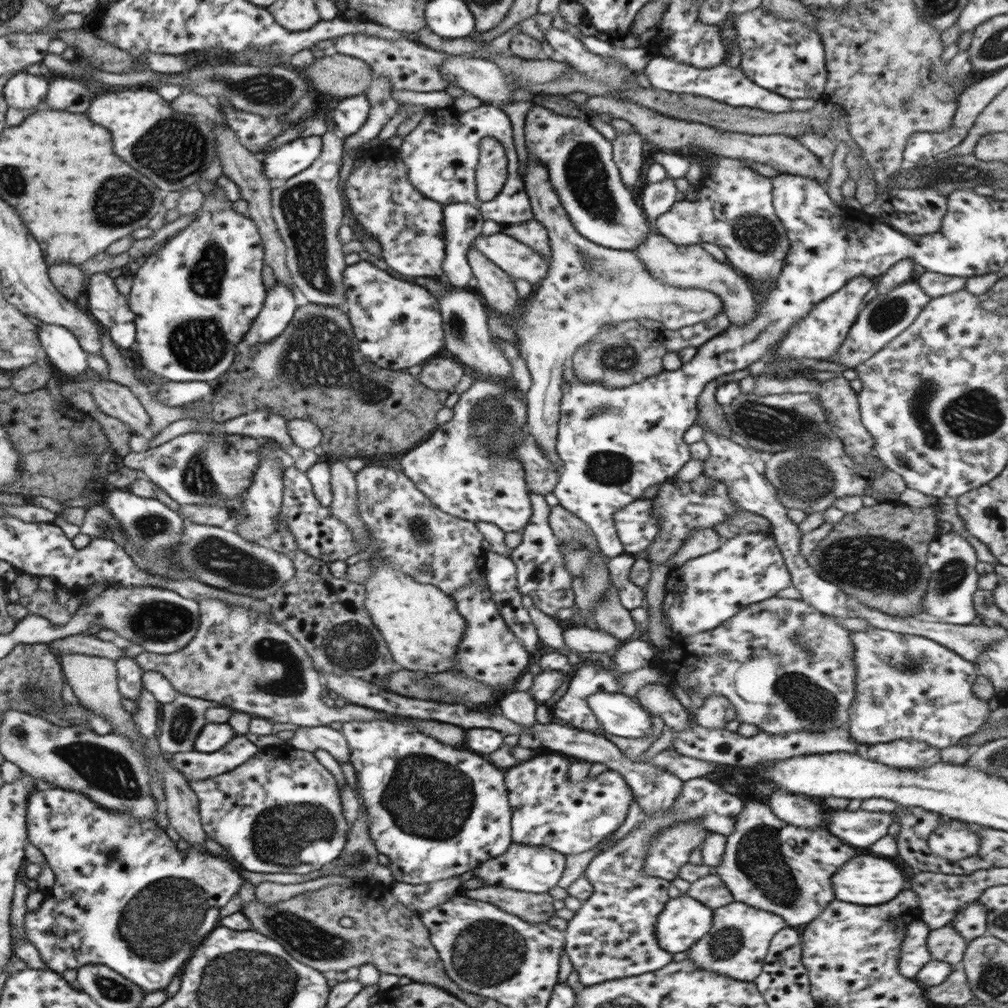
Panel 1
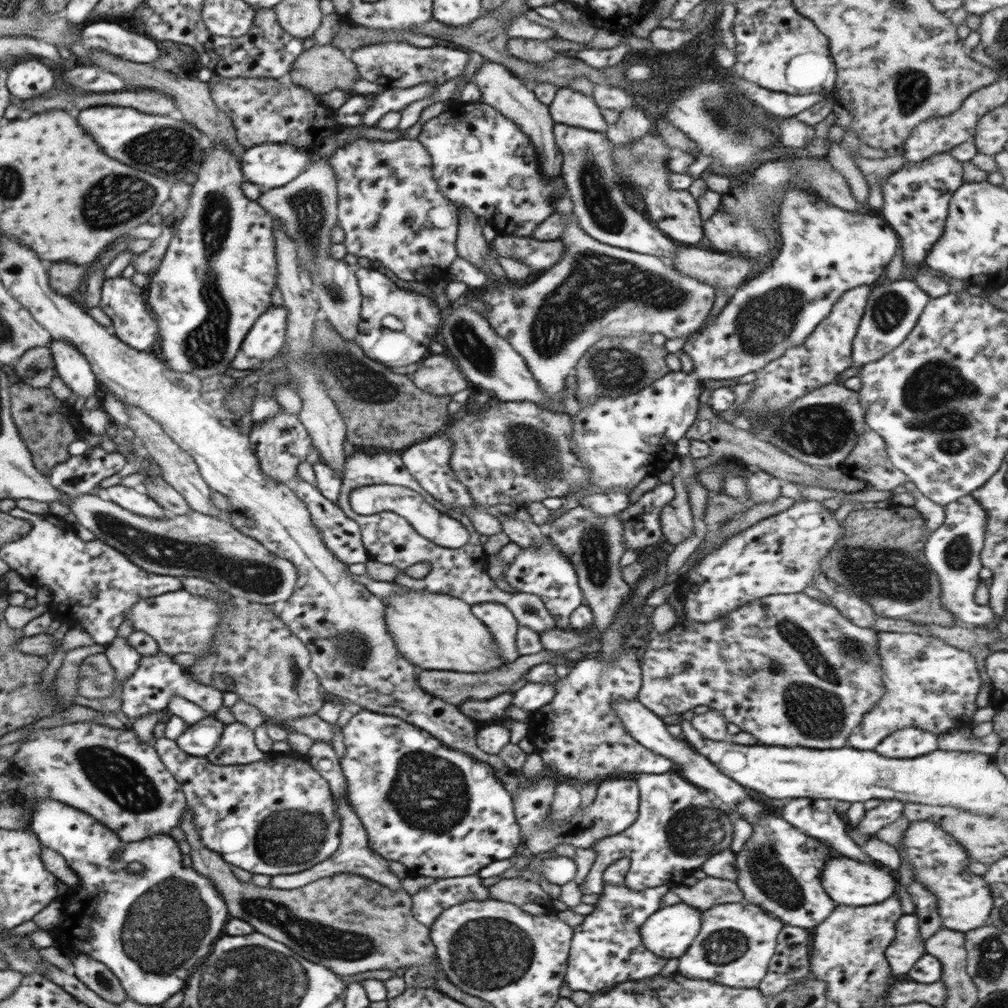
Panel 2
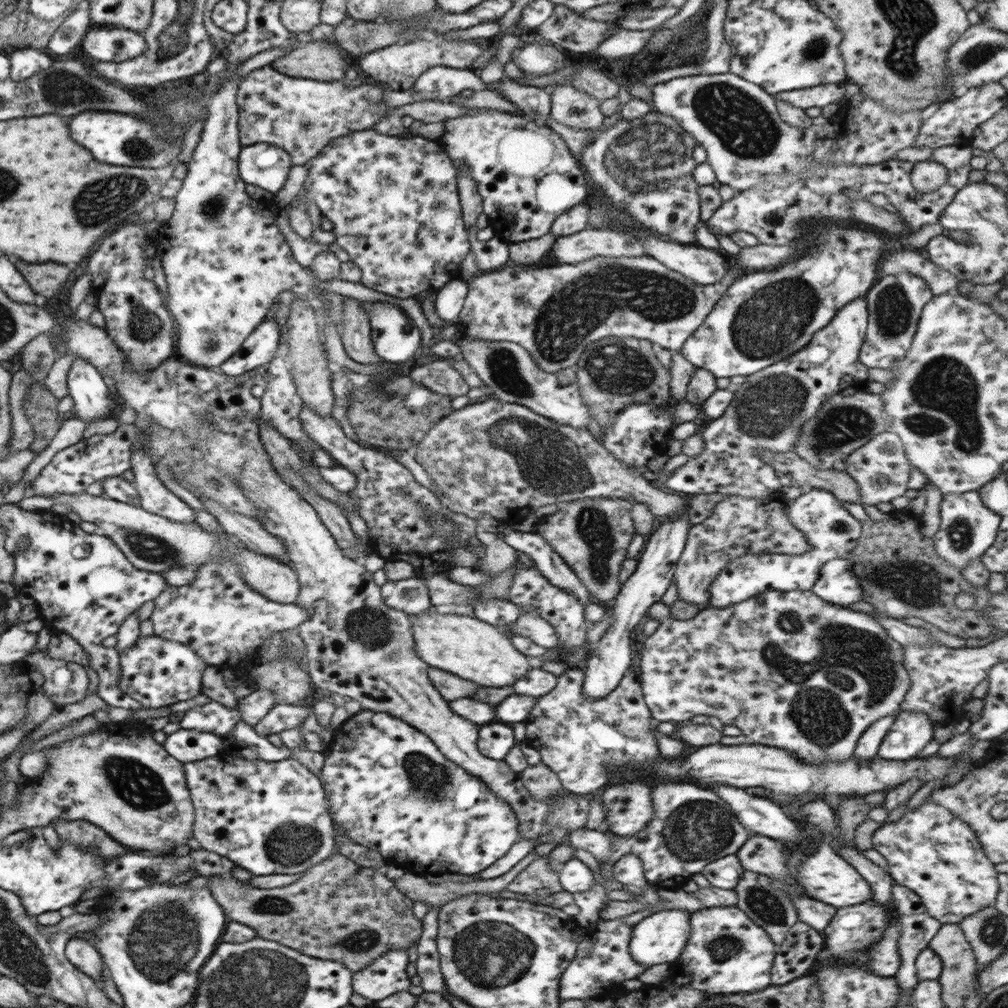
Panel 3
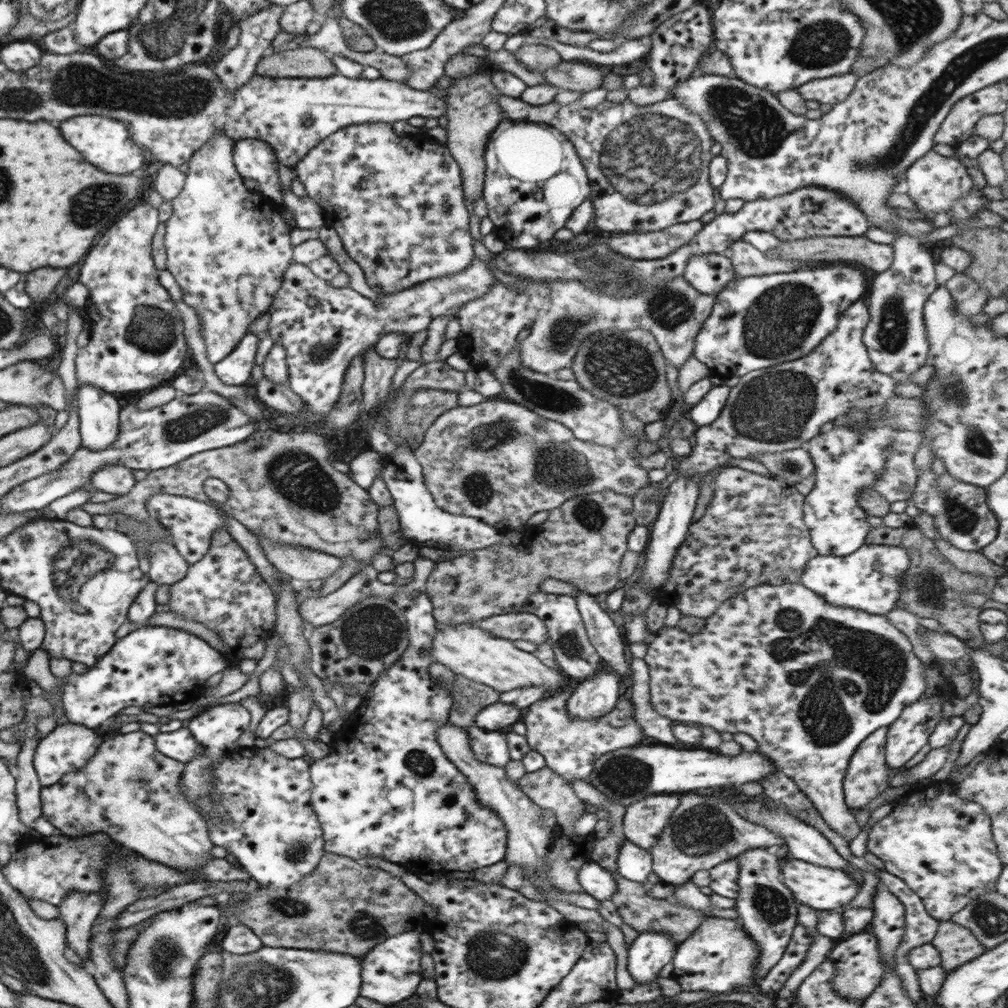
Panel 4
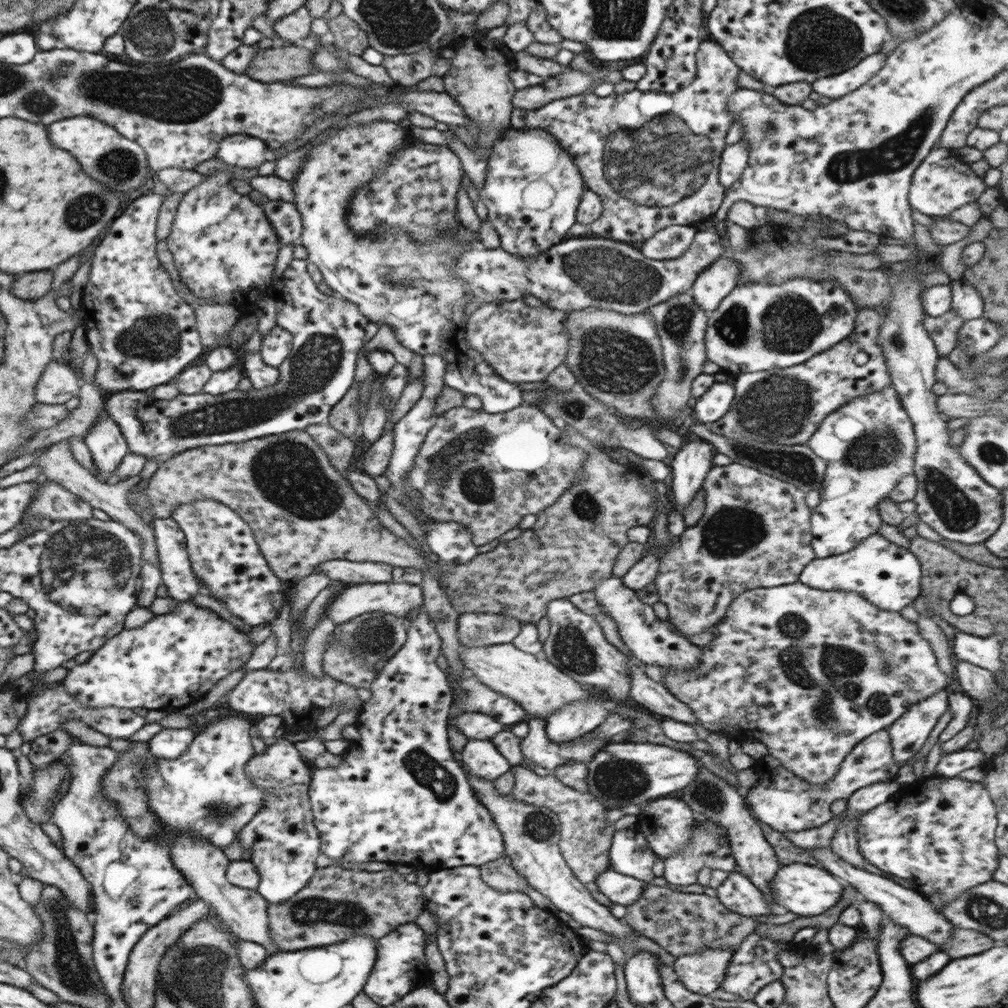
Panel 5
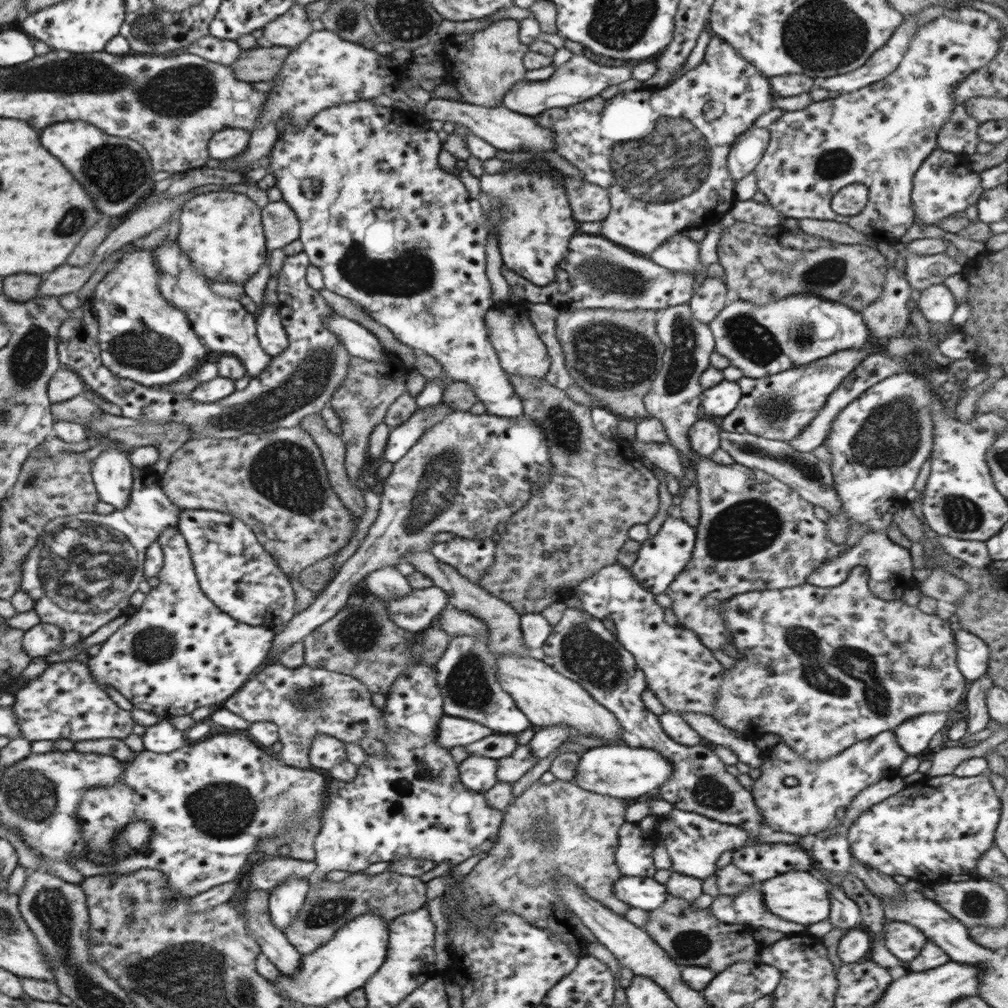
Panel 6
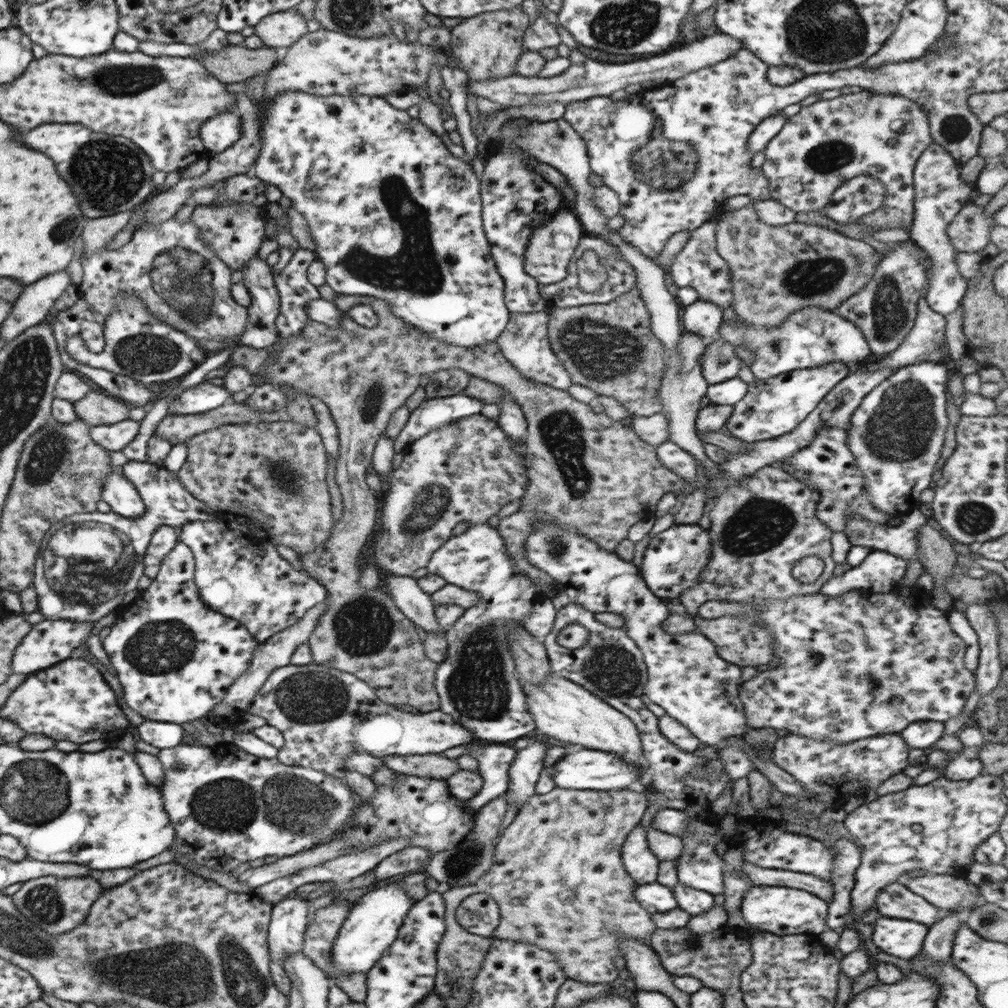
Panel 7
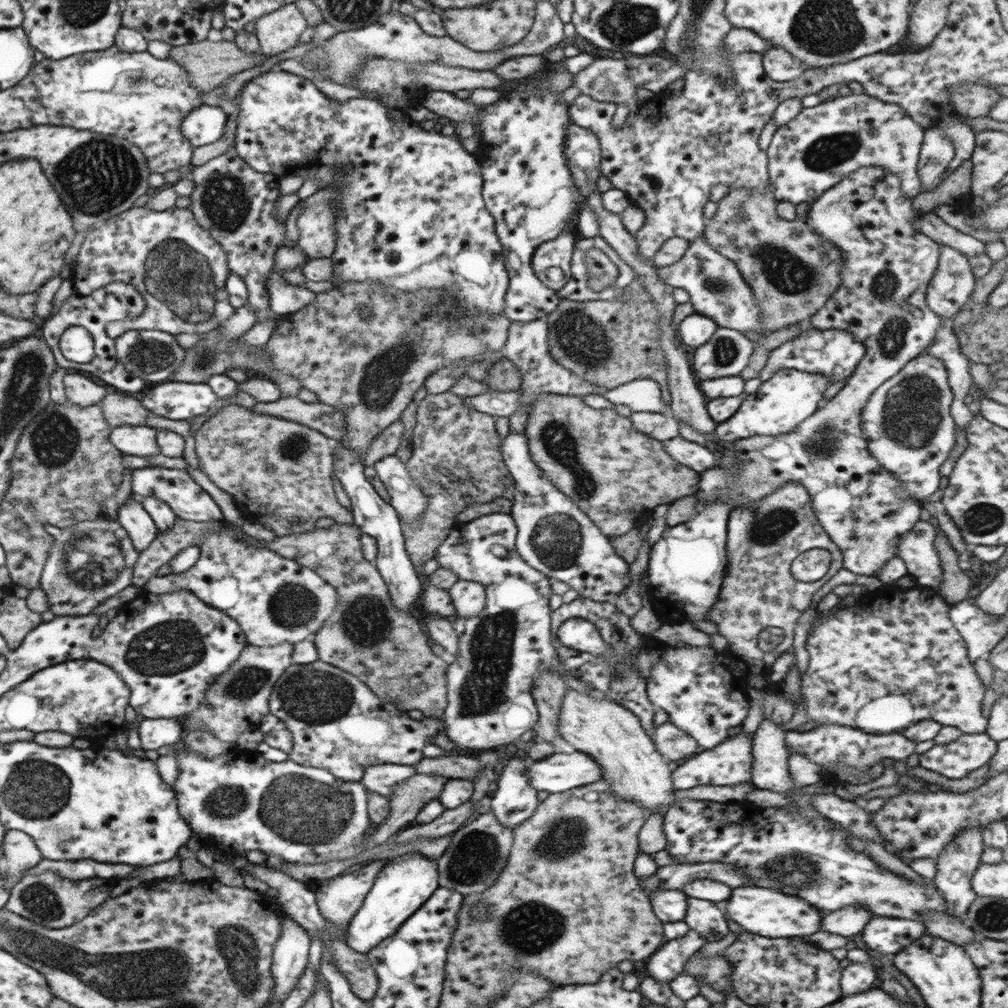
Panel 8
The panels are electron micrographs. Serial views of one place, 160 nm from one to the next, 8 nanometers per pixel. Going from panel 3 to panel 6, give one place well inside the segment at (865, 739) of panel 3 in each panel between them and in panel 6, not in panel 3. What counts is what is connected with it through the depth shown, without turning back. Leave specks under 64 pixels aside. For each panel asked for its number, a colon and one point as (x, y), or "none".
4: (867, 776)
5: (787, 803)
6: (824, 786)

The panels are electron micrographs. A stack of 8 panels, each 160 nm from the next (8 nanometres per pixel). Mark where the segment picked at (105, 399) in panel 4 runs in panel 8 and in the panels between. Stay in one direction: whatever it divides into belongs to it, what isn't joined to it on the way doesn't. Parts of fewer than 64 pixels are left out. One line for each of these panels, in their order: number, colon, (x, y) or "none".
5: (105, 442)
6: (112, 472)
7: (123, 497)
8: (139, 525)

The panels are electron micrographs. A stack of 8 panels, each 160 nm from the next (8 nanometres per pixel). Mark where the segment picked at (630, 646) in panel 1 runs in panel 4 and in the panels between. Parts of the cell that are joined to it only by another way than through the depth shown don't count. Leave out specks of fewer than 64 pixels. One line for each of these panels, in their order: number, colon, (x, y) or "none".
2: (578, 734)
3: (581, 739)
4: (570, 747)

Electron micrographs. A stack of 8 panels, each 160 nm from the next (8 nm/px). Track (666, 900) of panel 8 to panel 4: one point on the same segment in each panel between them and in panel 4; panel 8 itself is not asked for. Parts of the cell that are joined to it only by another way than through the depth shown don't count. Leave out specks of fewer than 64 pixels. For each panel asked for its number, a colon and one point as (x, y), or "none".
4: (599, 883)
5: (620, 889)
6: (647, 893)
7: (654, 897)

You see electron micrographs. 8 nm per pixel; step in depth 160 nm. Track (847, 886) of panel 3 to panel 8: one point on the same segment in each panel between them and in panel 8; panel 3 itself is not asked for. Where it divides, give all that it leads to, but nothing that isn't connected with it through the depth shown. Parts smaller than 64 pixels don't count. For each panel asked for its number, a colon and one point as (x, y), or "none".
4: (821, 888)
5: (807, 890)
6: (803, 897)
7: (782, 910)
8: (761, 911)

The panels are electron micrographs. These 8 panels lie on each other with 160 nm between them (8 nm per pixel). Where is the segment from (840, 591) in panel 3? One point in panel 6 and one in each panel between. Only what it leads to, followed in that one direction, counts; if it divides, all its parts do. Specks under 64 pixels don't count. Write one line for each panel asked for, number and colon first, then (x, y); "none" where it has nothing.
4: (871, 579)
5: (889, 576)
6: (889, 566)

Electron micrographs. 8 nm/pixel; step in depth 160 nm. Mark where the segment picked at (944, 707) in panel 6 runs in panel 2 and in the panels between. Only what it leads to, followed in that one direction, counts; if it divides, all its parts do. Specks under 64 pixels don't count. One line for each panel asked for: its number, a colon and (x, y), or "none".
2: (792, 671)
3: (824, 673)
4: (855, 673)
5: (810, 673)

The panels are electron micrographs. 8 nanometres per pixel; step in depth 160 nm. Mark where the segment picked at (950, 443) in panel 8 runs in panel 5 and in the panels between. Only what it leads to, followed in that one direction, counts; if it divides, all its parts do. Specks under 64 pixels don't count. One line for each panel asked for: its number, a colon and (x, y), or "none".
5: (868, 444)
6: (878, 443)
7: (896, 434)

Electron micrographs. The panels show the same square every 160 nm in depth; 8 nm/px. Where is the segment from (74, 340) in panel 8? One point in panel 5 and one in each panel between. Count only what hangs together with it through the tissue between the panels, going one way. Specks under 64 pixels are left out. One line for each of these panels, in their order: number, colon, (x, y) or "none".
5: (143, 334)
6: (142, 337)
7: (137, 344)

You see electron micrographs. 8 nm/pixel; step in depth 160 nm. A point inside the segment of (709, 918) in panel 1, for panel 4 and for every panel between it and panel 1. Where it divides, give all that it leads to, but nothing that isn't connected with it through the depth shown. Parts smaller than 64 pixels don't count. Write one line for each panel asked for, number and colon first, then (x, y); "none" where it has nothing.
2: (672, 929)
3: (660, 937)
4: (650, 951)

